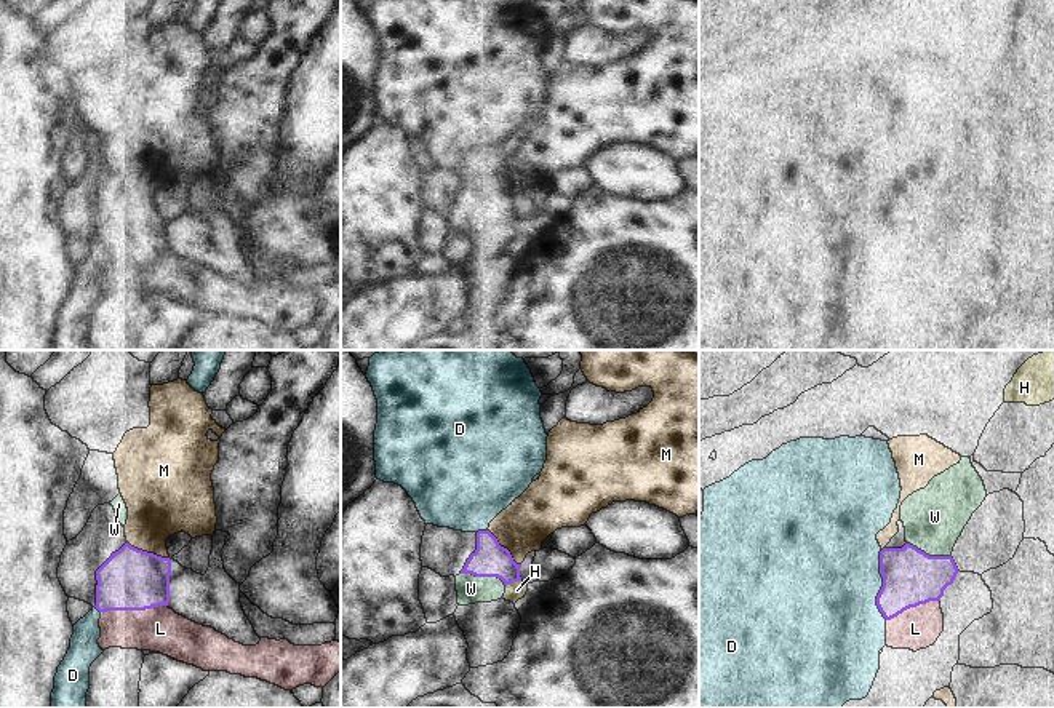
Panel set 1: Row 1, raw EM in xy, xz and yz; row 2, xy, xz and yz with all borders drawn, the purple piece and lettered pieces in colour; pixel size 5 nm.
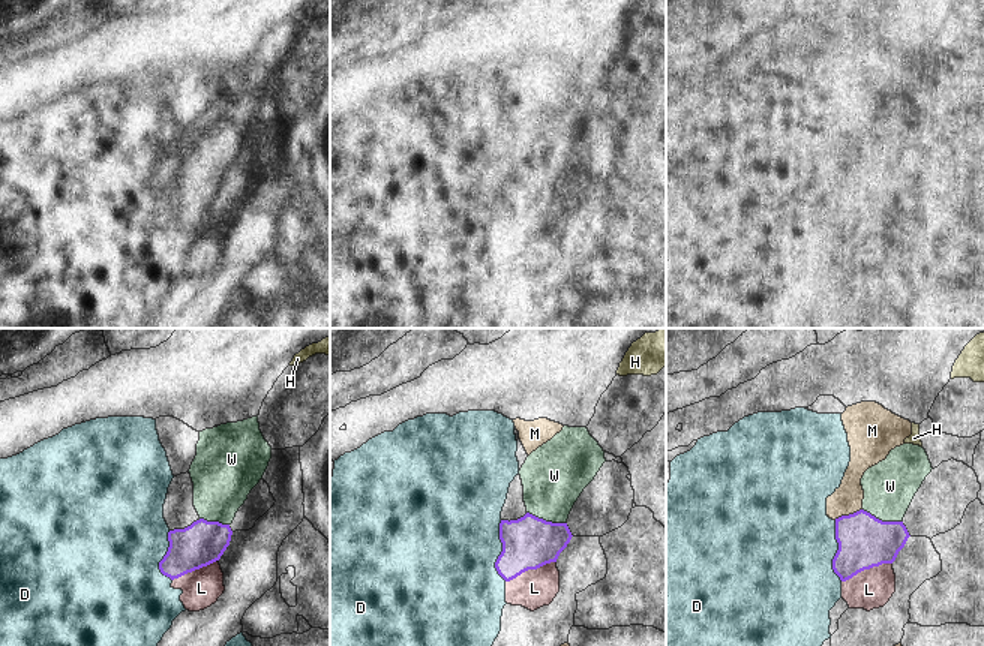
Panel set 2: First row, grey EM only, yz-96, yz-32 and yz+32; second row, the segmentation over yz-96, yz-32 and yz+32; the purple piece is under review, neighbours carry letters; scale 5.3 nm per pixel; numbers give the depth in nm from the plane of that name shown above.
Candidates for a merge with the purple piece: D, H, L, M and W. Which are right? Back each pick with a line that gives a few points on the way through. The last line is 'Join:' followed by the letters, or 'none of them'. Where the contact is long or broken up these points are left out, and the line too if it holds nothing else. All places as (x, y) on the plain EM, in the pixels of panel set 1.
W: Path across: xz (490, 202), (490, 211), (483, 218), (471, 230)
Join: W

